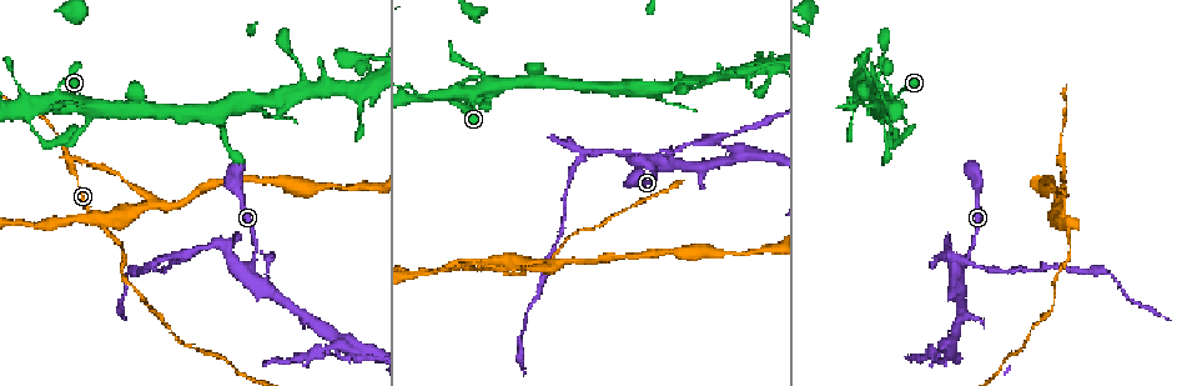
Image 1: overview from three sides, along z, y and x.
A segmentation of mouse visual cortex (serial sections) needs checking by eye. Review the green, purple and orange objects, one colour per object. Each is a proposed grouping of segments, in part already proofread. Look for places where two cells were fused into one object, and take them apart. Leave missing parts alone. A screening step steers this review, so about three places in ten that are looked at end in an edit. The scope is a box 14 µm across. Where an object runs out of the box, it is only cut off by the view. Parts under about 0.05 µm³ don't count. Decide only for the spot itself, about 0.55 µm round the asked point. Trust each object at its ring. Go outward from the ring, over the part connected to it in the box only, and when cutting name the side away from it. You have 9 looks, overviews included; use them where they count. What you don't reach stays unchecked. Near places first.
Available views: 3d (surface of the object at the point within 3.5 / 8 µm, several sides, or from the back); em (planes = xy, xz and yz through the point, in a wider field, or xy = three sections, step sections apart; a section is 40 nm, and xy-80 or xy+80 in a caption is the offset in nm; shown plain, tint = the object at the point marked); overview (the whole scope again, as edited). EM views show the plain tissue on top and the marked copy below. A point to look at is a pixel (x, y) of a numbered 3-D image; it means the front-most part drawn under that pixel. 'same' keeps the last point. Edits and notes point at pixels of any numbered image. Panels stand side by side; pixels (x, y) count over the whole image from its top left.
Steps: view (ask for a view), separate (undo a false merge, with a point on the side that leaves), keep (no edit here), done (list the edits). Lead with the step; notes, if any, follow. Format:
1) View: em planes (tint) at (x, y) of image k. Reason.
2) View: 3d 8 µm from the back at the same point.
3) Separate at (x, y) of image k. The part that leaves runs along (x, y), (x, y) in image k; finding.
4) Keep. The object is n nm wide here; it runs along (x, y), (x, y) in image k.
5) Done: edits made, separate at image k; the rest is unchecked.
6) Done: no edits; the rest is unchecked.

View: 3d 8 µm at (502, 261) of image 1.

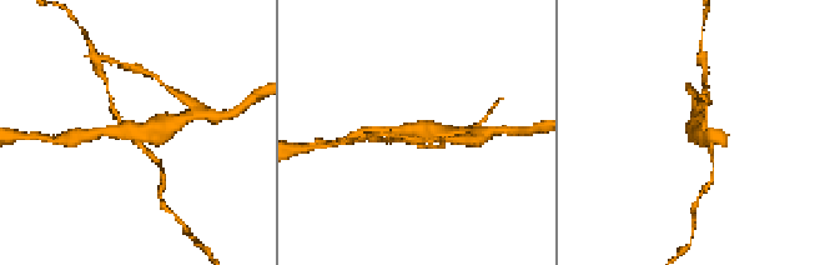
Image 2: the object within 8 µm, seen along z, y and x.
View: 3d 3.5 µm at (415, 130) of image 2. Closer look.

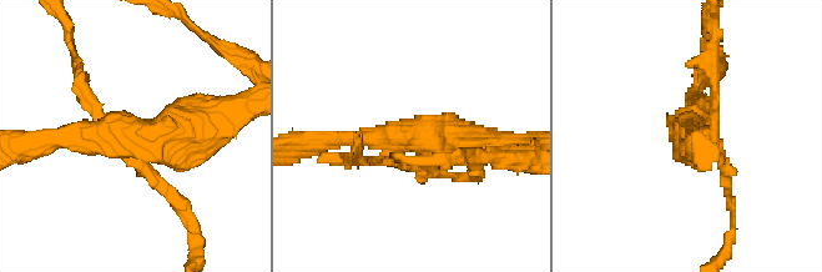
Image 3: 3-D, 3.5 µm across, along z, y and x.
View: em xy step 1 (tint) at (410, 137) of image 3. 4 arms meet here; the arms are 150, 150, 250, 500 nm wide; shape alone is not enough.

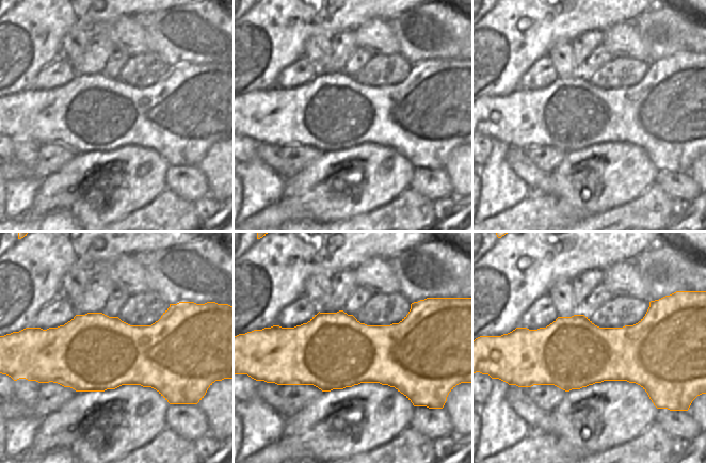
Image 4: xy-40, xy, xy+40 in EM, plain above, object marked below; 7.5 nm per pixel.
Separate at (129, 131) of image 3. The part that leaves runs along (109, 134), (220, 122) in image 3; two cells meet here.

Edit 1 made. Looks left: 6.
View: 3d 3.5 µm at (227, 245) of image 1. Abrupt turn.

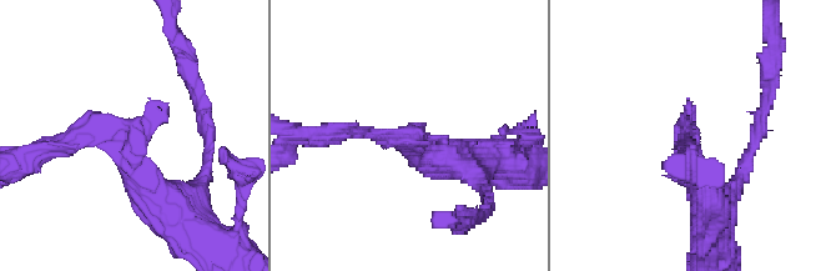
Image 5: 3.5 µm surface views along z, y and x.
View: em xy step 5 (tint) at (402, 140) of image 5. Shape alone is not enough.

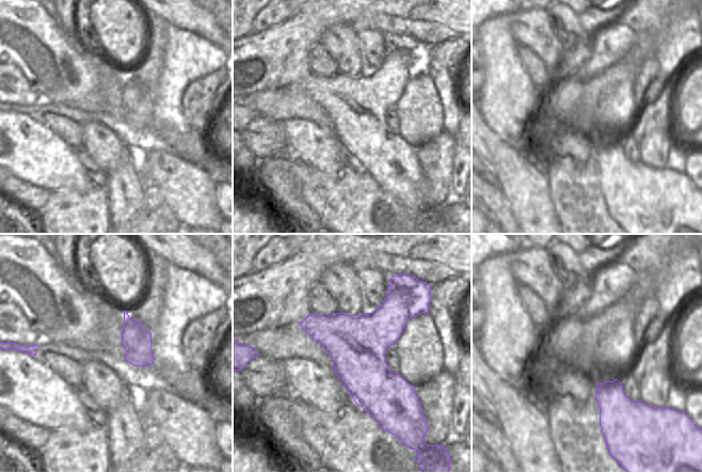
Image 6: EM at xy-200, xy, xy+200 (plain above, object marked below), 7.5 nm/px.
Separate at (403, 139) of image 5. The part that leaves runs along (416, 146), (412, 136), (323, 136) in image 5; a second cell is stuck on.

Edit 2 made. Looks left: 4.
View: 3d 3.5 µm at (716, 140) of image 1. A fork.

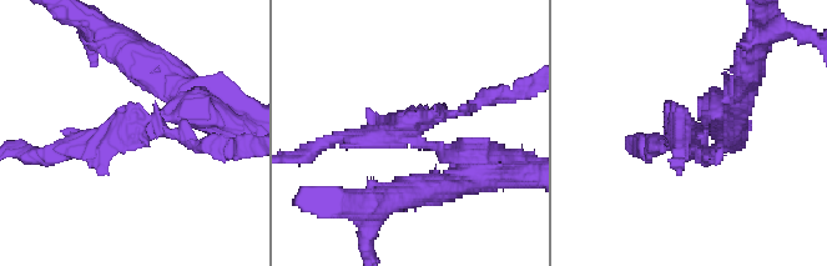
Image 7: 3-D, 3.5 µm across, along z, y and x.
View: em xy step 3 (tint) at (411, 135) of image 7. Need the tissue.

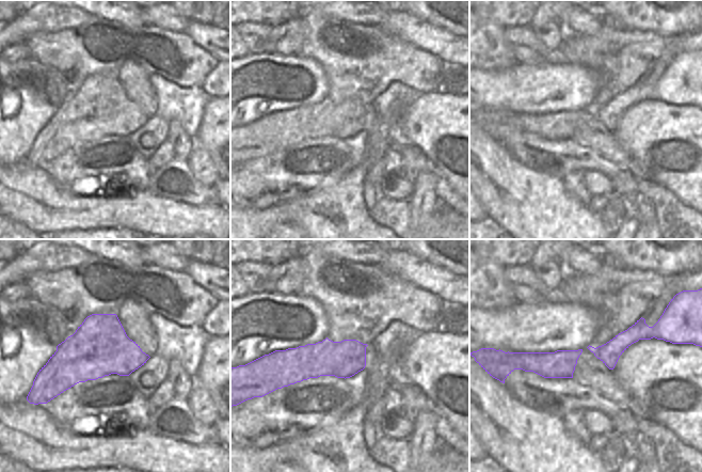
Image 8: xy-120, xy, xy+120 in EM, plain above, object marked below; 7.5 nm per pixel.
Separate at (137, 129) of image 7. The object is 280 nm wide here; the part that leaves runs along (154, 119), (131, 130), (207, 146) in image 7; two cells meet here.

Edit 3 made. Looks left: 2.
View: 3d 3.5 µm from the back at (474, 270) of image 1.

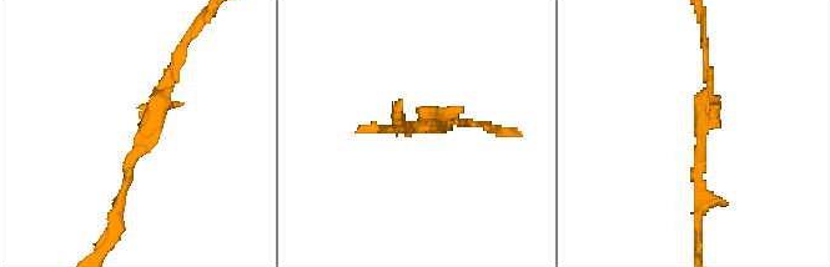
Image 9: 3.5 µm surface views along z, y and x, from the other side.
View: em xy step 3 (tint) at (420, 124) of image 9. The arms are 100, 150 nm wide; shape alone is not enough.

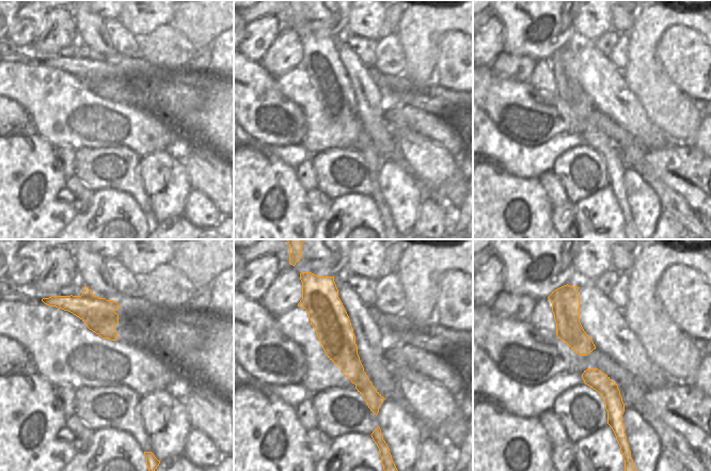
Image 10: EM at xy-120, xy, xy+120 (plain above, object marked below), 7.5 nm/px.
Keep. Continuous, no second cell.

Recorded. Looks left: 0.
Done: edits made, separate at image 3, separate at image 5, separate at image 7; the rest is unchecked.

